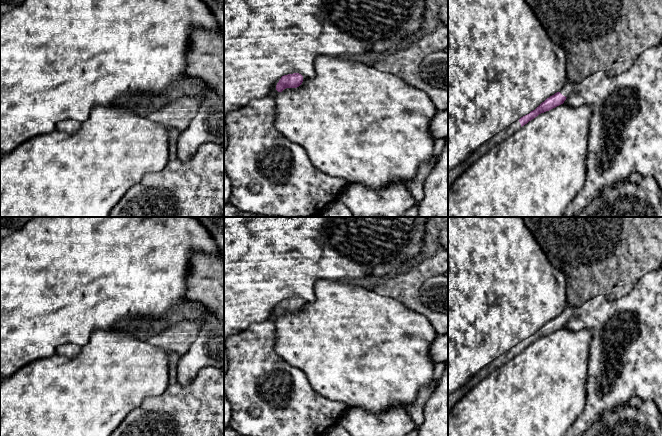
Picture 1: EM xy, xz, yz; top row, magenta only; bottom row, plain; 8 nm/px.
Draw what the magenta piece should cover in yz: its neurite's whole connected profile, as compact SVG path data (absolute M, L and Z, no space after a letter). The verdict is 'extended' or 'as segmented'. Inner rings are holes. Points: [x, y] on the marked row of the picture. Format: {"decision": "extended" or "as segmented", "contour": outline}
{"decision": "extended", "contour": "M567 81L559 92L547 98L535 110L521 117L519 120L511 124L510 127L496 134L491 140L489 140L488 142L483 144L480 148L478 148L462 165L450 170L448 172L448 188L469 166L471 166L475 161L477 161L484 154L490 151L493 147L495 147L496 145L504 141L506 138L511 136L518 129L520 129L529 121L537 117L539 114L549 111L563 104L567 96L574 89L575 85L576 85L575 83Z"}

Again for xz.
{"decision": "as segmented", "contour": "M299 73L284 75L276 85L276 90L282 92L286 88L297 88L303 82L303 76Z"}

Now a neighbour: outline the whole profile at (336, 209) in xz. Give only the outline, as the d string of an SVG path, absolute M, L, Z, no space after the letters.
M338 199L329 204L320 215L321 217L353 217L350 209Z

